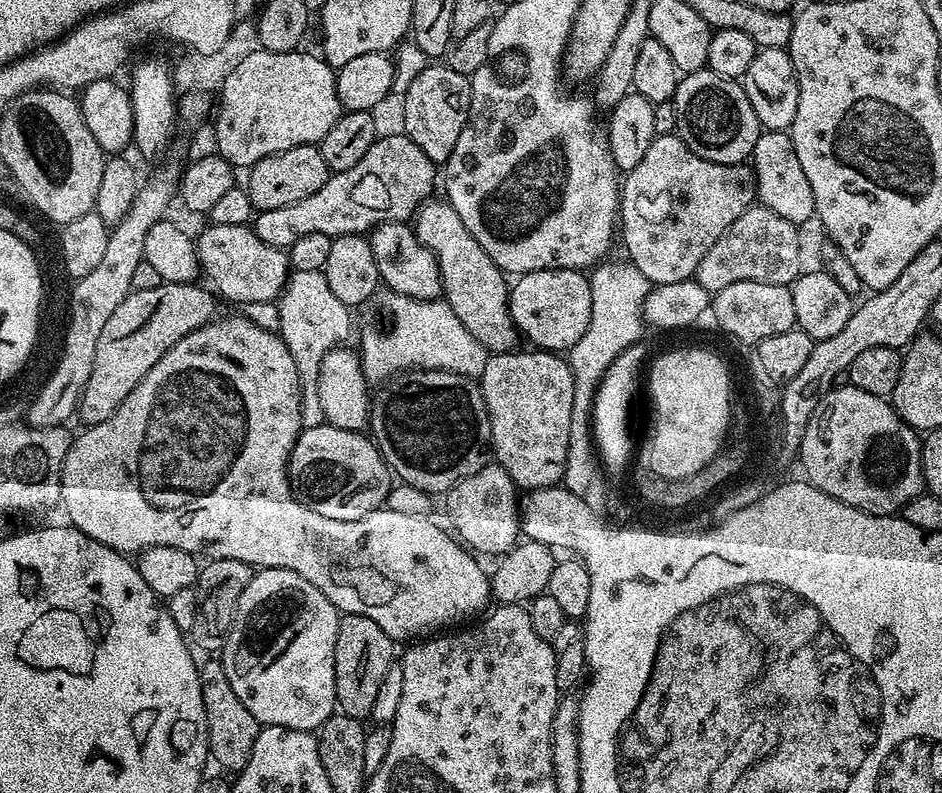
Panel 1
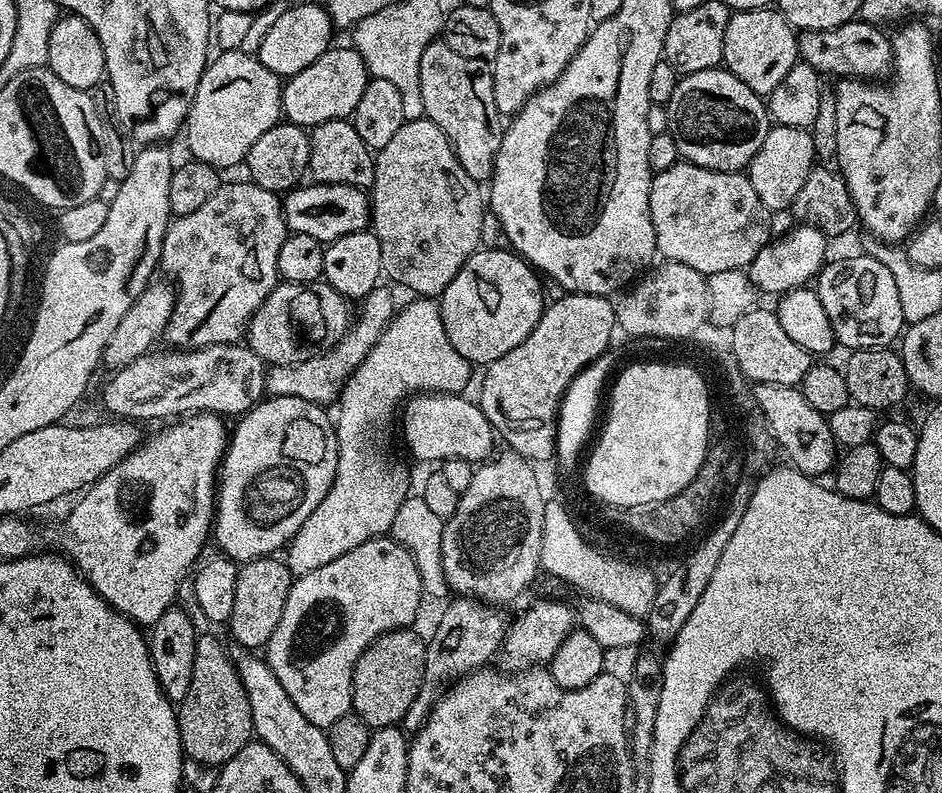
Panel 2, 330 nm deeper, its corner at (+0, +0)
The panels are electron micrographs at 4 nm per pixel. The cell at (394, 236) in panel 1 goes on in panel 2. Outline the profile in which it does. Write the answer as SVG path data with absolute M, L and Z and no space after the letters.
M308 182L291 189L282 203L289 233L310 234L310 238L317 238L323 244L332 243L346 234L365 231L372 218L369 193L349 184Z

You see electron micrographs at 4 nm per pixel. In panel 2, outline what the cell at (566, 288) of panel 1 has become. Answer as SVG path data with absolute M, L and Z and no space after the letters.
M484 246L475 251L438 297L450 346L473 366L487 366L502 358L502 354L510 354L538 326L546 307L536 269L504 248Z

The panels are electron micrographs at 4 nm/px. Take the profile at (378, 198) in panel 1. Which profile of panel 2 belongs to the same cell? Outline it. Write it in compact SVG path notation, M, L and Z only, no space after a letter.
M247 179L236 180L233 184L228 182L221 183L218 190L214 190L214 194L206 201L206 203L194 210L194 214L186 214L185 216L175 217L169 223L168 233L162 242L162 254L160 255L159 267L164 268L173 276L175 287L178 289L176 305L170 316L170 322L166 326L163 334L165 341L169 340L171 347L176 350L191 350L193 348L209 348L210 346L218 346L219 344L235 344L245 335L246 329L252 316L264 304L264 299L272 293L272 289L278 283L278 273L276 263L278 262L278 250L282 250L282 242L290 235L288 231L288 223L284 221L284 205L281 197L270 190L262 190L262 186L249 182Z

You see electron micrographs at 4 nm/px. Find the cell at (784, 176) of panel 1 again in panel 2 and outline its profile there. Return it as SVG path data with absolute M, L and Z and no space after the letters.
M776 124L769 127L762 146L758 146L758 154L754 154L747 166L746 175L758 198L762 198L762 206L766 206L769 213L776 214L783 208L784 211L791 209L798 198L798 190L806 186L806 178L812 173L817 160L814 138L809 129Z

